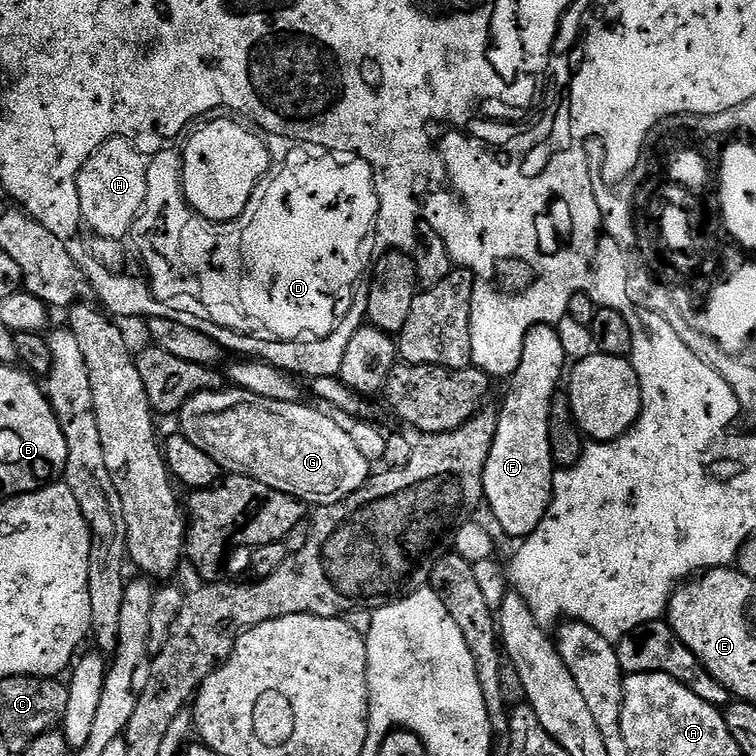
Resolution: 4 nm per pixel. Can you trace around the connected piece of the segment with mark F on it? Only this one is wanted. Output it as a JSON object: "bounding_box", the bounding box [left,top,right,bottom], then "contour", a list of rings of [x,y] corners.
{"bounding_box":[483,324,566,542],"contour":[[[535,324],[524,339],[518,370],[507,381],[508,393],[496,417],[494,446],[484,467],[483,503],[486,508],[488,504],[497,526],[516,542],[538,530],[552,501],[552,400],[565,376],[566,357],[555,327]]]}

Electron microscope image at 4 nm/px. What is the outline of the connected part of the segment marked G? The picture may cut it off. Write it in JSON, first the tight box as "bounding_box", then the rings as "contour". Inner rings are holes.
{"bounding_box":[178,386,370,506],"contour":[[[225,386],[214,392],[199,392],[191,396],[180,407],[178,413],[178,419],[180,419],[179,431],[186,438],[190,438],[190,442],[194,442],[194,446],[198,446],[198,450],[206,450],[206,454],[210,454],[210,458],[214,458],[214,462],[218,462],[218,466],[225,473],[254,478],[274,490],[282,490],[282,494],[290,494],[294,498],[298,498],[306,506],[323,506],[334,502],[342,502],[342,498],[358,491],[370,479],[370,471],[368,472],[370,462],[366,458],[362,458],[358,446],[354,446],[354,438],[350,438],[350,434],[346,430],[342,430],[342,426],[338,426],[336,419],[331,415],[328,417],[327,414],[329,415],[329,413],[327,411],[321,410],[319,407],[316,408],[307,408],[304,402],[278,402],[274,398],[262,398],[258,394],[250,394],[244,388]]]}

